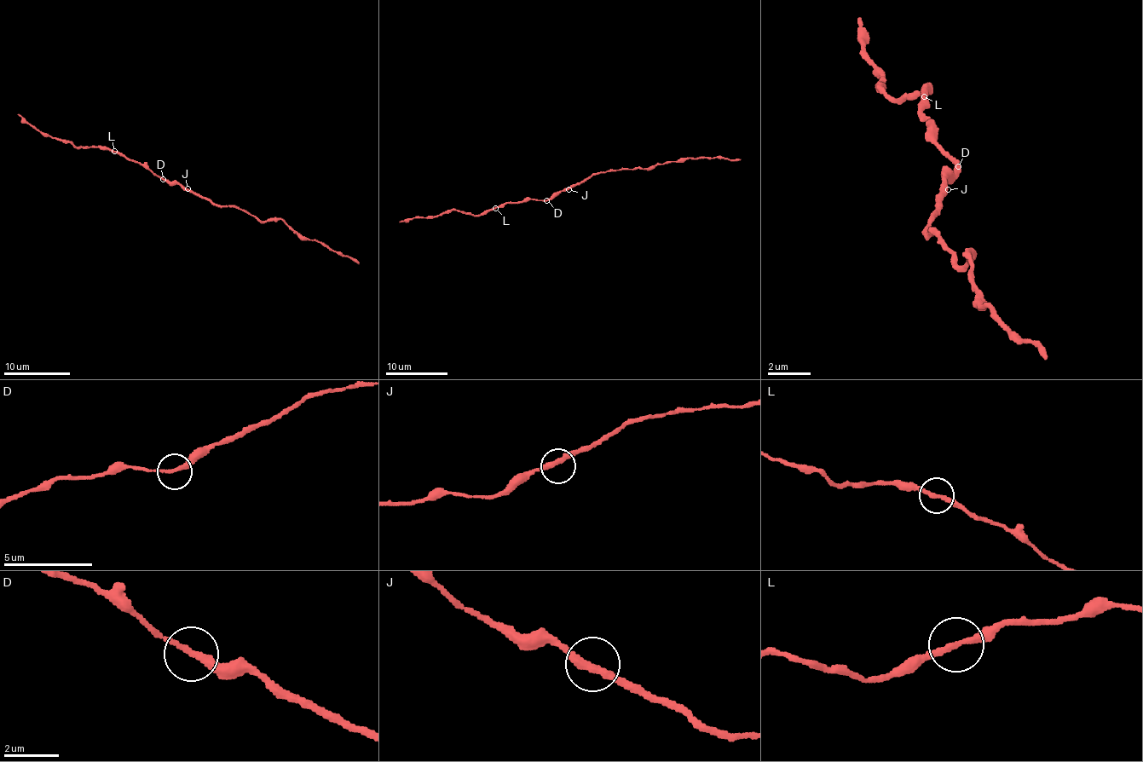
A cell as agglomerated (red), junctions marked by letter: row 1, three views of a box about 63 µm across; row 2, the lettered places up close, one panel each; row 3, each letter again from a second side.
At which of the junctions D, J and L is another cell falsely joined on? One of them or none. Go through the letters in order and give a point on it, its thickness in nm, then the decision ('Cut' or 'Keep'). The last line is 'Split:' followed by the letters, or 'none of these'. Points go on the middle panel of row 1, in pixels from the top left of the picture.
D: Place: (546, 200). Thickness 240 nm. Keep
J: Place: (568, 189). Thickness 280 nm. Keep
L: Place: (495, 208). Thickness 240 nm. Keep
Split: none of these

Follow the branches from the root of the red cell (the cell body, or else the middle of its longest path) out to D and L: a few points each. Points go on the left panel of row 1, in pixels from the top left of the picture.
D: (187, 190), (163, 179)
L: (187, 190), (153, 176), (139, 164), (114, 152)

